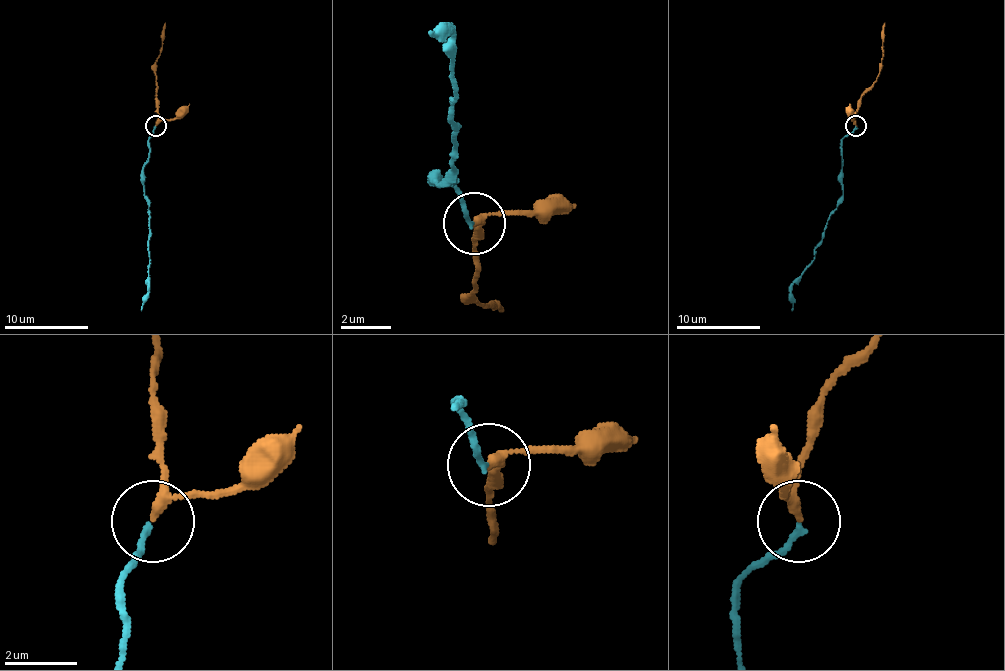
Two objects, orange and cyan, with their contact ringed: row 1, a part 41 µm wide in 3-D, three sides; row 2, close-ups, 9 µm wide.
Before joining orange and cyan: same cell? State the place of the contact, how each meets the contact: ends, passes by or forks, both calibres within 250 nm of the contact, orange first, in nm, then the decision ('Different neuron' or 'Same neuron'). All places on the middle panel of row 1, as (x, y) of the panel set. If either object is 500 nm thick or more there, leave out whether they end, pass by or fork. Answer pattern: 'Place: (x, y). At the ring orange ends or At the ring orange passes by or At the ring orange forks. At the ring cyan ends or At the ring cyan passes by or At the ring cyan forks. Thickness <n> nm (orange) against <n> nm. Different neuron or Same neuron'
Place: (474, 223). At the ring orange passes by. At the ring cyan ends. Thickness 200 nm (orange) against 150 nm. Same neuron

